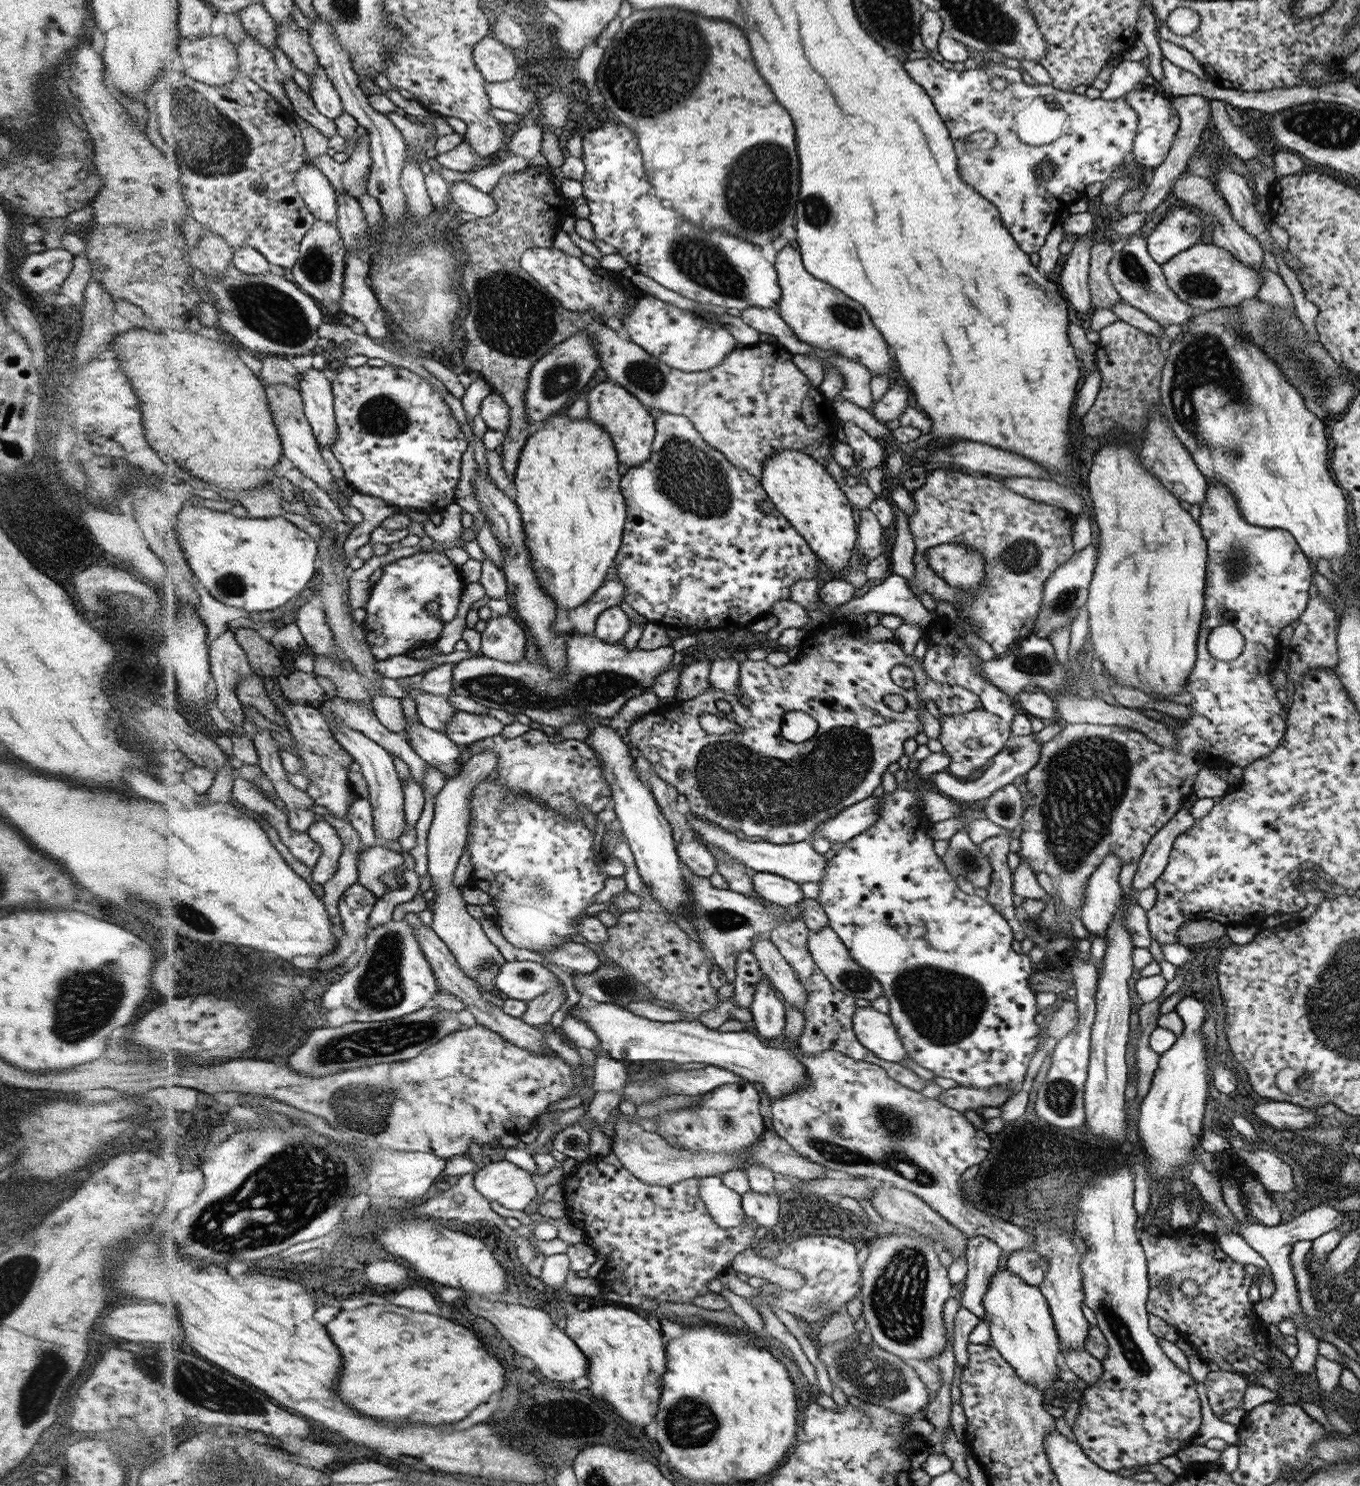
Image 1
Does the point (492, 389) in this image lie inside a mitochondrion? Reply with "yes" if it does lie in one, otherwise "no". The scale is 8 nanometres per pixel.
no

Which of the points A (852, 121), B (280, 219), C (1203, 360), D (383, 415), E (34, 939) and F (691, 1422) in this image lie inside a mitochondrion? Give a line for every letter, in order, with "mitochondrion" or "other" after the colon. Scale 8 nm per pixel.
A: other
B: other
C: mitochondrion
D: mitochondrion
E: other
F: mitochondrion

